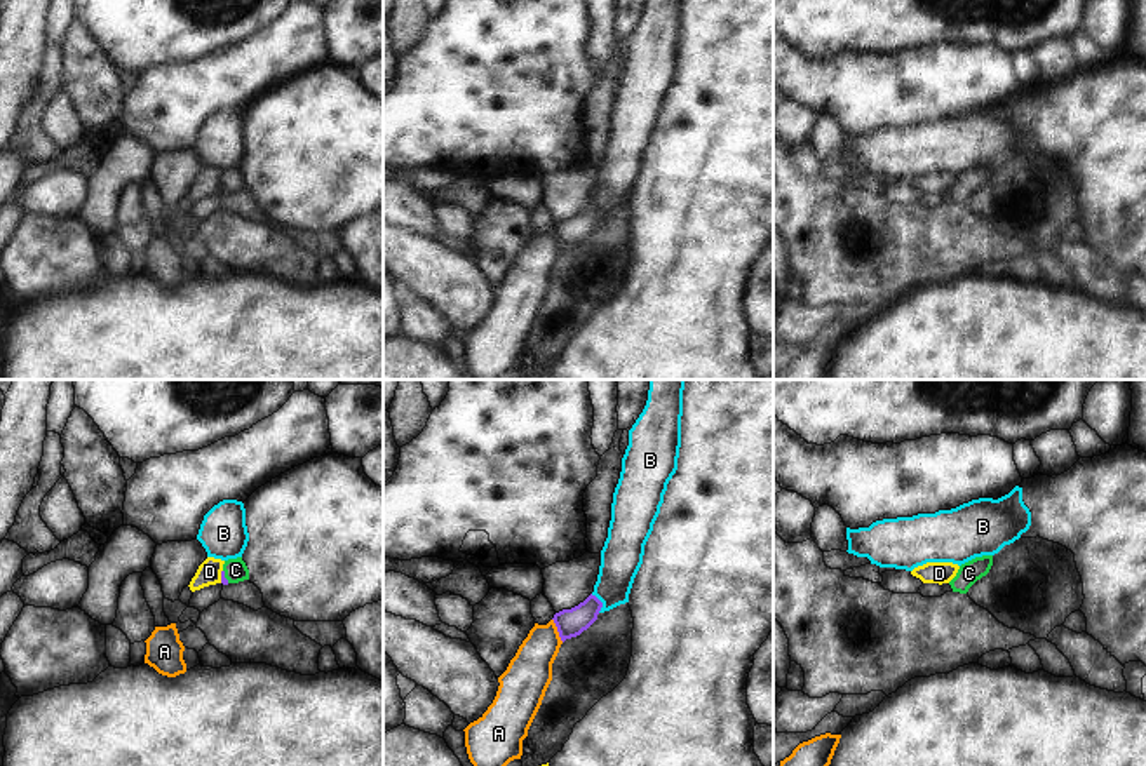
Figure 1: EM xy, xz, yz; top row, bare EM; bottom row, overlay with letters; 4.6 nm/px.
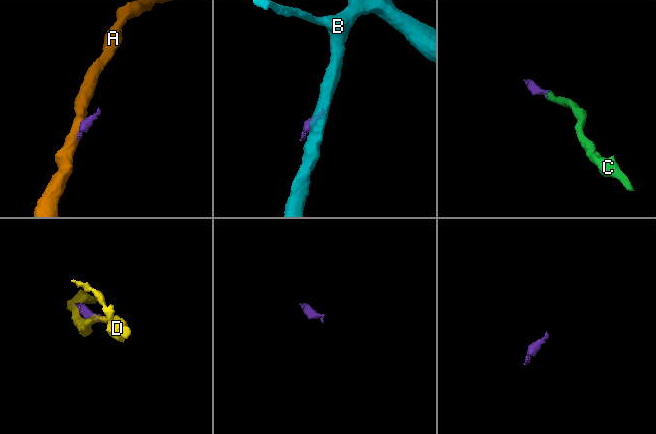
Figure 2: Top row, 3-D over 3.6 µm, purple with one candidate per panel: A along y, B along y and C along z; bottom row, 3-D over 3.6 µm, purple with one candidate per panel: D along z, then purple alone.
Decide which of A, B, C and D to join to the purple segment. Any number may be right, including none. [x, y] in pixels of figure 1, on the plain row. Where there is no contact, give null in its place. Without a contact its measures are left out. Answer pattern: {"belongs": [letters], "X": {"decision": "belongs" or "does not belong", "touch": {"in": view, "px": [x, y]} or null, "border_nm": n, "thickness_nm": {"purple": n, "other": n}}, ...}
{"belongs": ["C"], "A": {"decision": "does not belong", "touch": {"in": "xz", "px": [558, 241]}, "border_nm": 120, "thickness_nm": {"purple": 130, "other": 200}}, "B": {"decision": "does not belong", "touch": {"in": "xz", "px": [601, 213]}, "border_nm": 100, "thickness_nm": {"purple": 130, "other": 190}}, "C": {"decision": "belongs", "touch": {"in": "xy", "px": [223, 187]}, "border_nm": 70, "thickness_nm": {"purple": 30, "other": 110}}, "D": {"decision": "does not belong", "touch": {"in": "xy", "px": [222, 187]}, "border_nm": 60, "thickness_nm": {"purple": 30, "other": 110}}}

